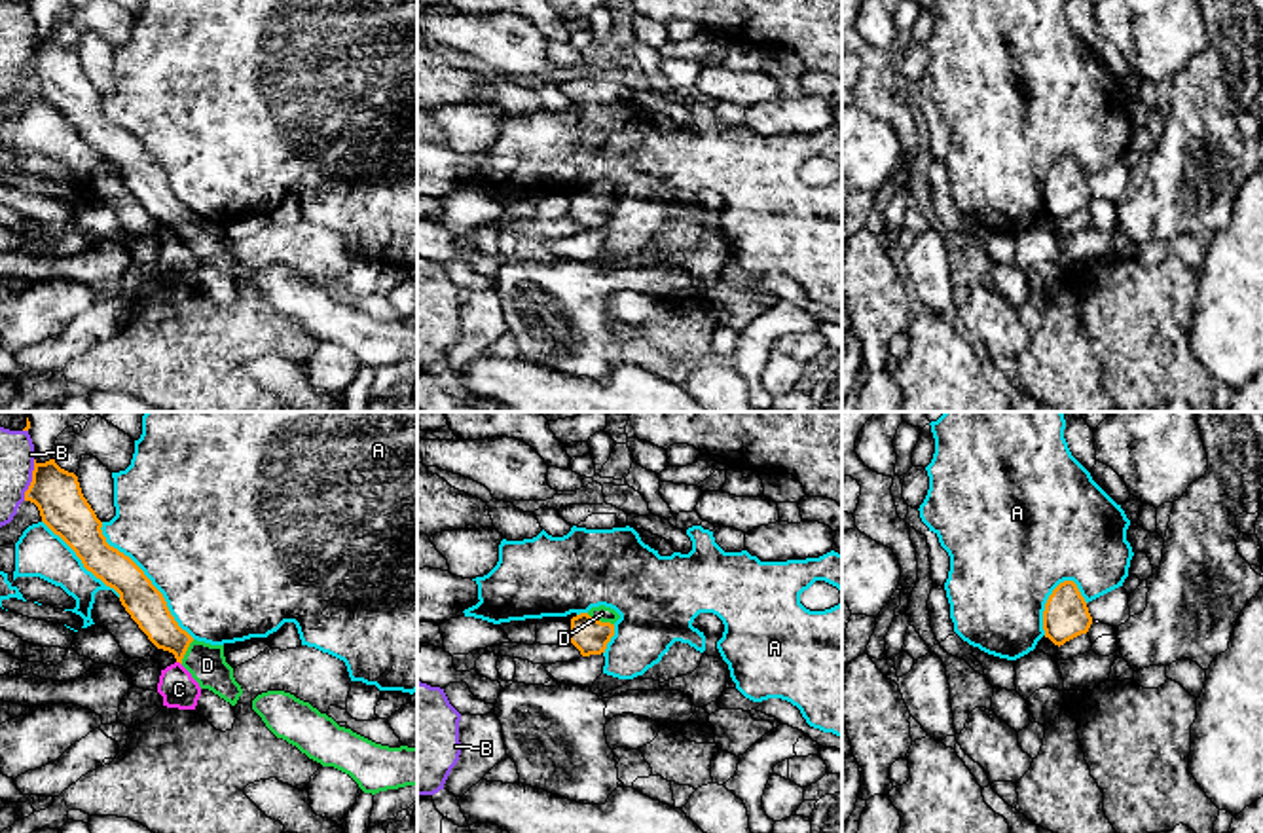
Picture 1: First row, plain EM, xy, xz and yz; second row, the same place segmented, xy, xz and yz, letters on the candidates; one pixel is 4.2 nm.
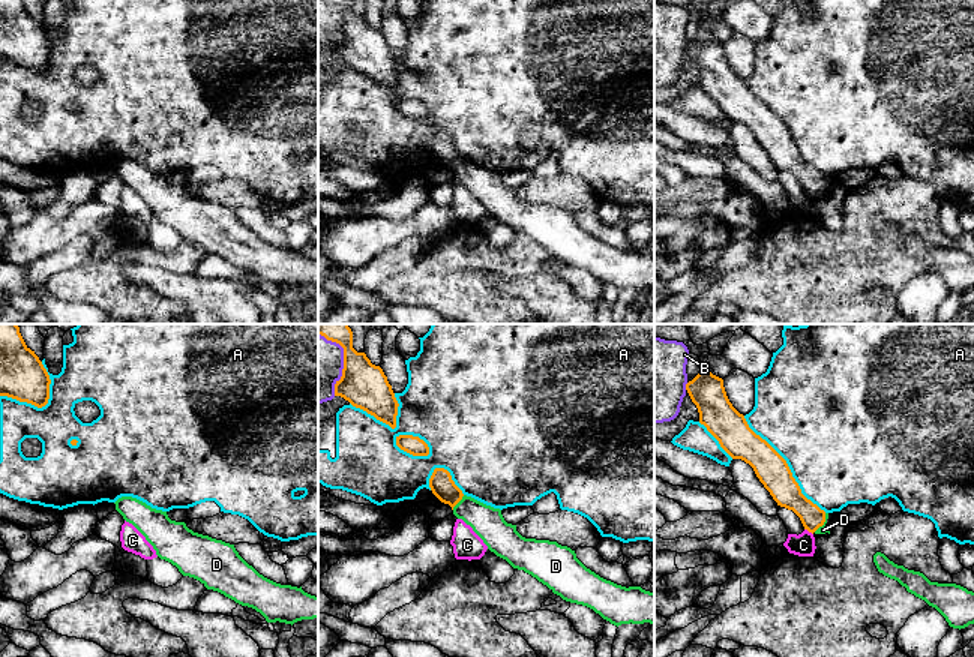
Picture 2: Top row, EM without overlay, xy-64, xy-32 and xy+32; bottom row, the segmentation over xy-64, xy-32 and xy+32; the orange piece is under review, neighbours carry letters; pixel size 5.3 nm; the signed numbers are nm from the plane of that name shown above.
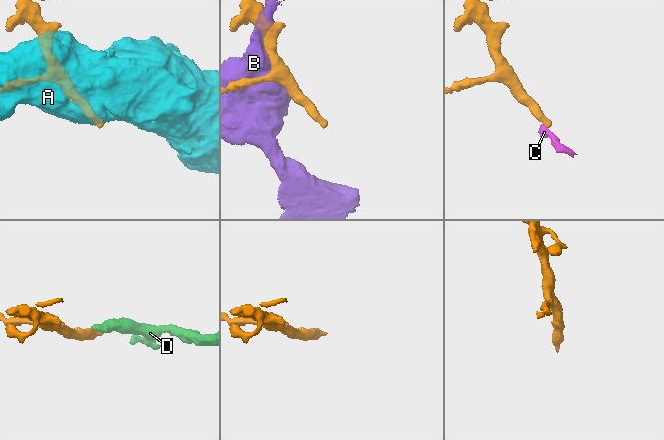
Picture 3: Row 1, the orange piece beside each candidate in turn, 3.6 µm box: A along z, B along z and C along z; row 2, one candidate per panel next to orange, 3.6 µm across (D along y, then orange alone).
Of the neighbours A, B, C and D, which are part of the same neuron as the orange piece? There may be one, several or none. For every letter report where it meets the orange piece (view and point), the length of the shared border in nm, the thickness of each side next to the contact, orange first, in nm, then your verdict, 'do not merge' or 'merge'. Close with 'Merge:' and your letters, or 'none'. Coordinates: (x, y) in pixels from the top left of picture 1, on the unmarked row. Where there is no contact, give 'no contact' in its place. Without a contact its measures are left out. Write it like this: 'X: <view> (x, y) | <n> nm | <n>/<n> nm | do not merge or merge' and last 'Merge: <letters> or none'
A: xy (148, 154) | 650 nm | 160/500 nm | do not merge
B: xy (33, 55) | 180 nm | 200/150 nm | do not merge
C: xy (179, 236) | 30 nm | 150/160 nm | do not merge
D: xz (600, 196) | 130 nm | 160/70 nm | merge
Merge: D

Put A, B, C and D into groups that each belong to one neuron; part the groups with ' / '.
A / B / C / D

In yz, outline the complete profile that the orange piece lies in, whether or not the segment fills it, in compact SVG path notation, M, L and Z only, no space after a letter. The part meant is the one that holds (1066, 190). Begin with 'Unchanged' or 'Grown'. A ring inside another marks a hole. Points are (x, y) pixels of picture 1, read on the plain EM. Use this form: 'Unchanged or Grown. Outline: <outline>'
Unchanged. Outline: M1073 156L1060 157L1049 171L1043 186L1043 205L1054 220L1087 209L1092 199L1087 176Z

